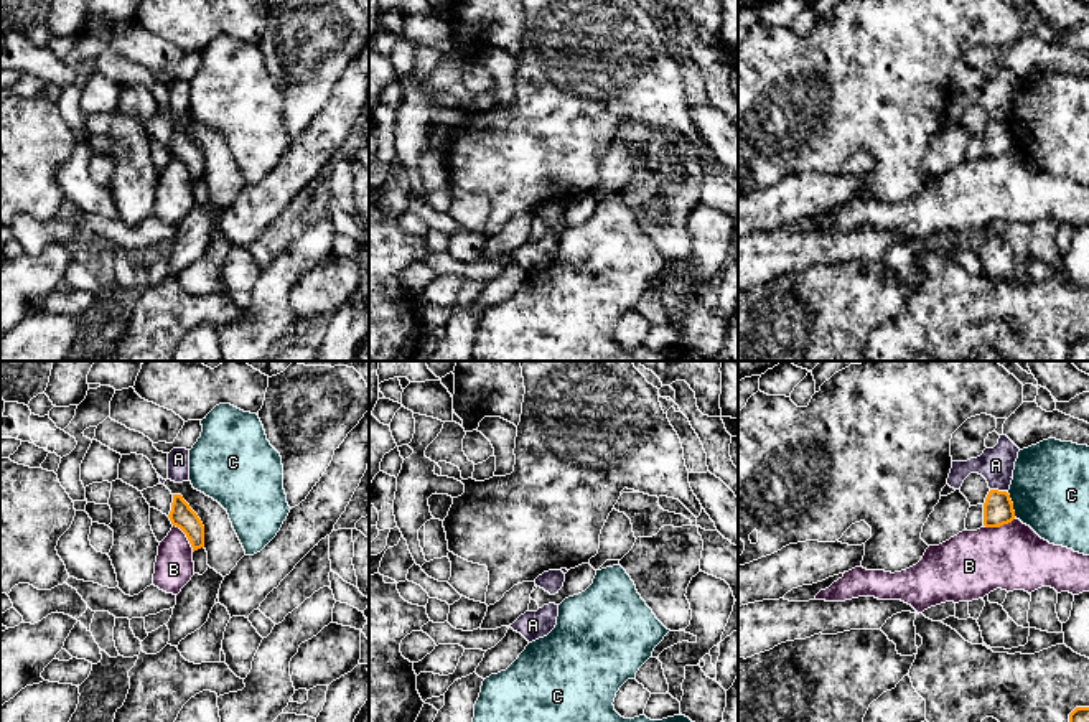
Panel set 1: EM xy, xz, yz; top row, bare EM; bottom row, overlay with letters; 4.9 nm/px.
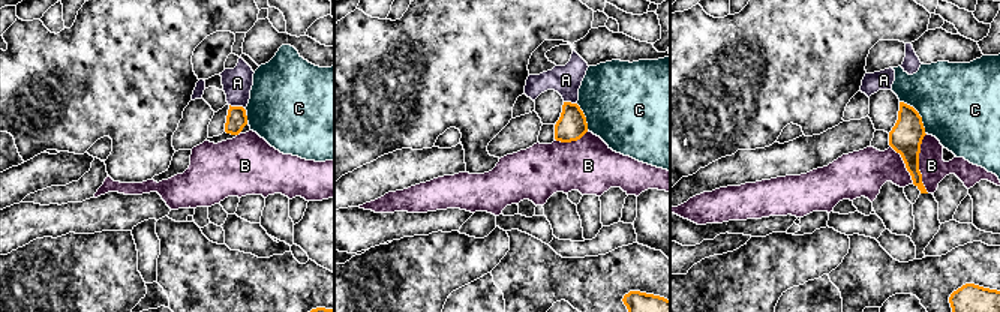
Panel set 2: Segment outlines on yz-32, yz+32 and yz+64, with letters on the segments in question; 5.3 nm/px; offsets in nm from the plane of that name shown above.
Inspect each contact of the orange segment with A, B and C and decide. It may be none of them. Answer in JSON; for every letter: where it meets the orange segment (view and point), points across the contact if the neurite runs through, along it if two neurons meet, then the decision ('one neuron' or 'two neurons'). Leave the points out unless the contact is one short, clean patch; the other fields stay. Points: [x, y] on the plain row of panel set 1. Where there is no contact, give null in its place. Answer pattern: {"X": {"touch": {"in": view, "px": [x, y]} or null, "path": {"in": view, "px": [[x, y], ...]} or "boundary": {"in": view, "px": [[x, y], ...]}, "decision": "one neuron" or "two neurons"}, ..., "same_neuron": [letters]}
{"A": {"touch": {"in": "yz", "px": [997, 121]}, "boundary": {"in": "yz", "px": [[990, 119], [1007, 124]]}, "decision": "two neurons"}, "B": {"touch": {"in": "yz", "px": [999, 157]}, "decision": "two neurons"}, "C": {"touch": {"in": "yz", "px": [1012, 135]}, "decision": "two neurons"}, "same_neuron": []}

